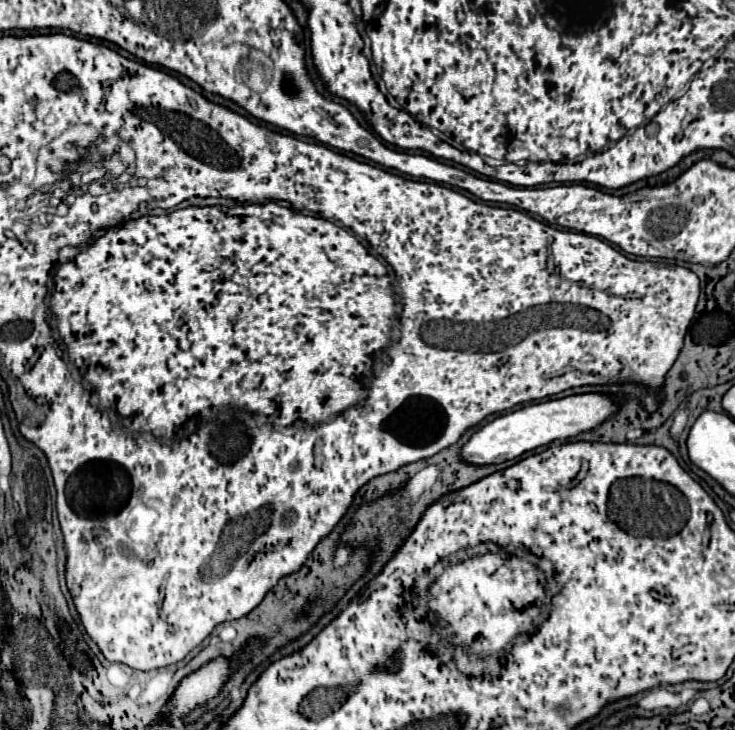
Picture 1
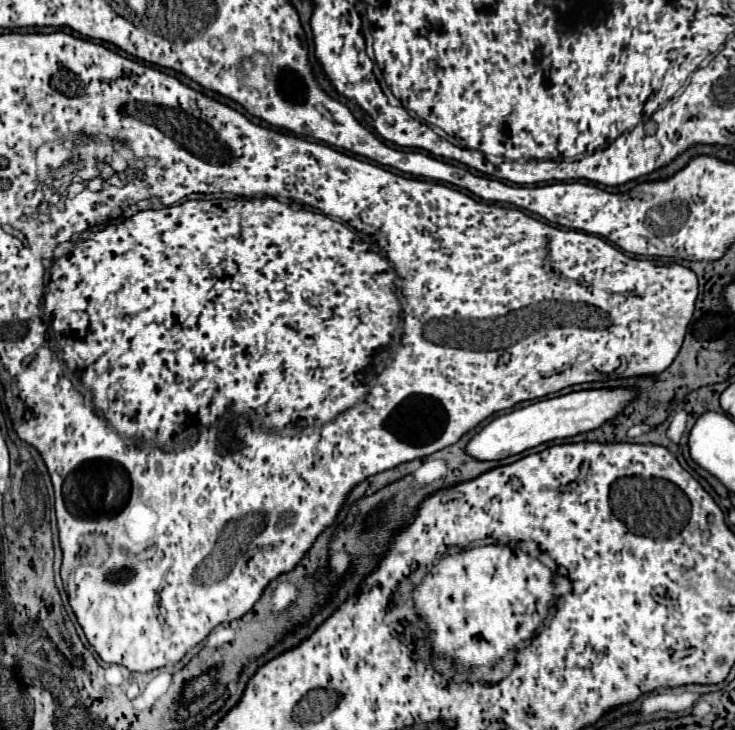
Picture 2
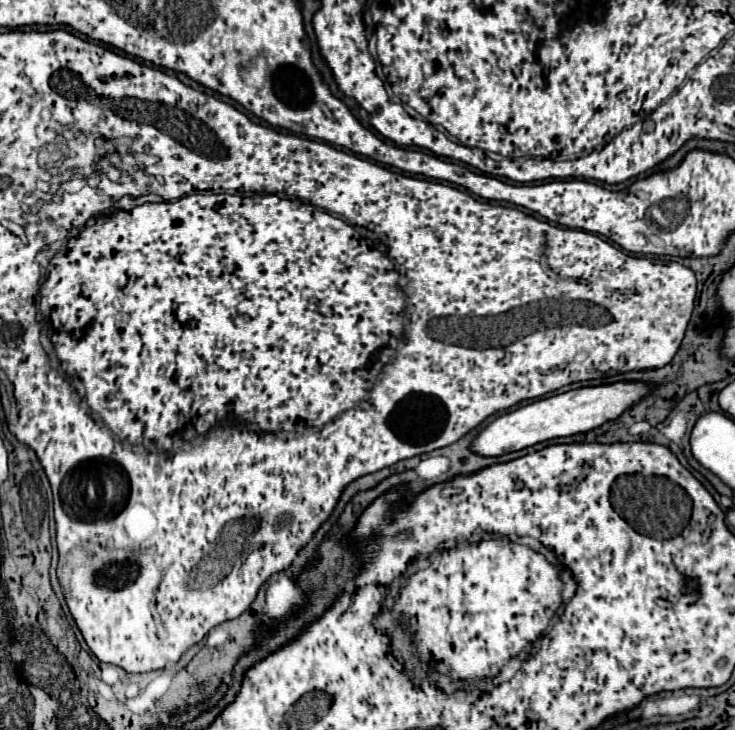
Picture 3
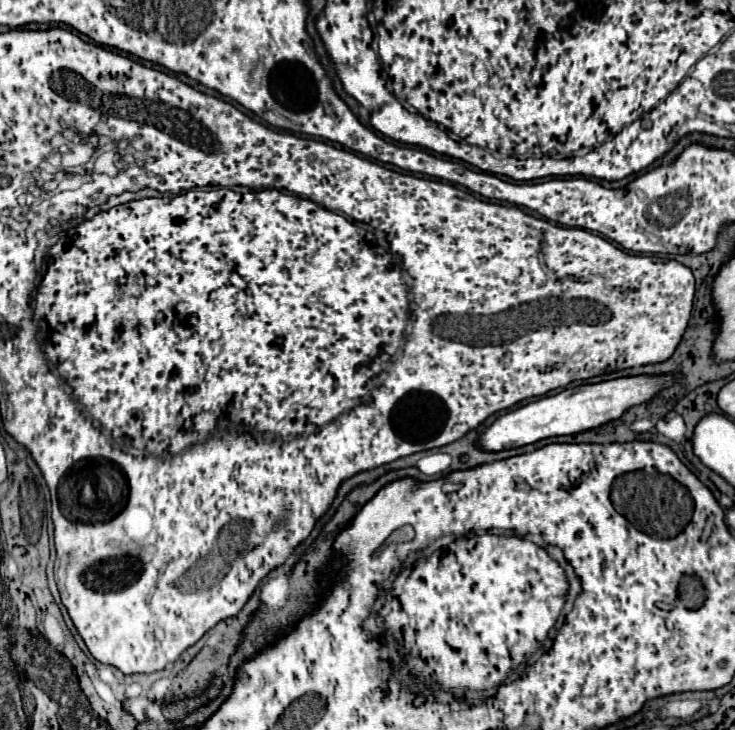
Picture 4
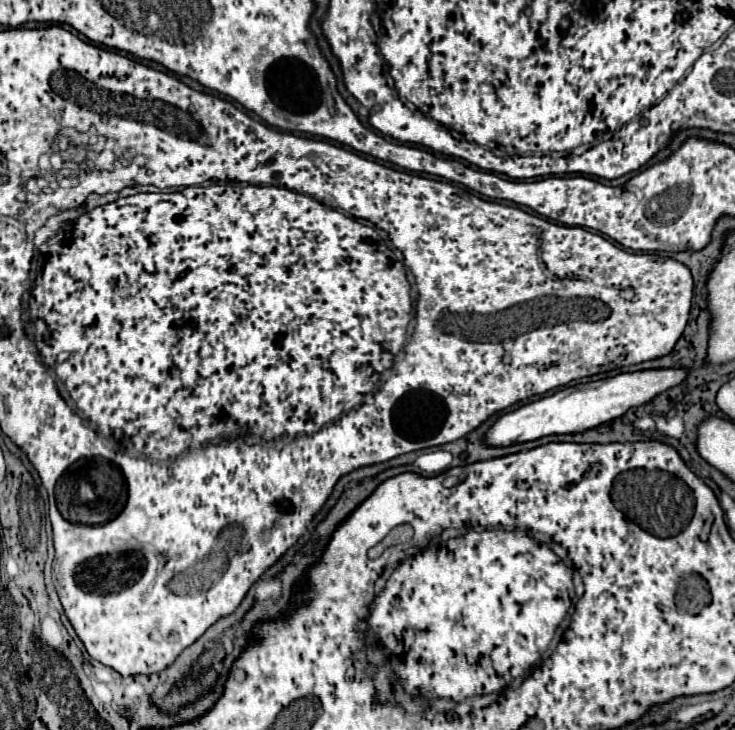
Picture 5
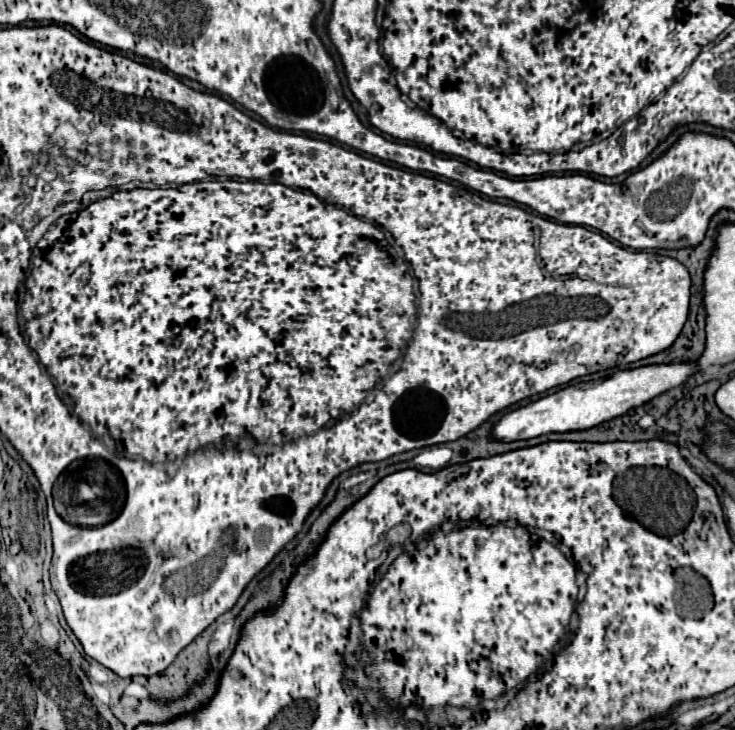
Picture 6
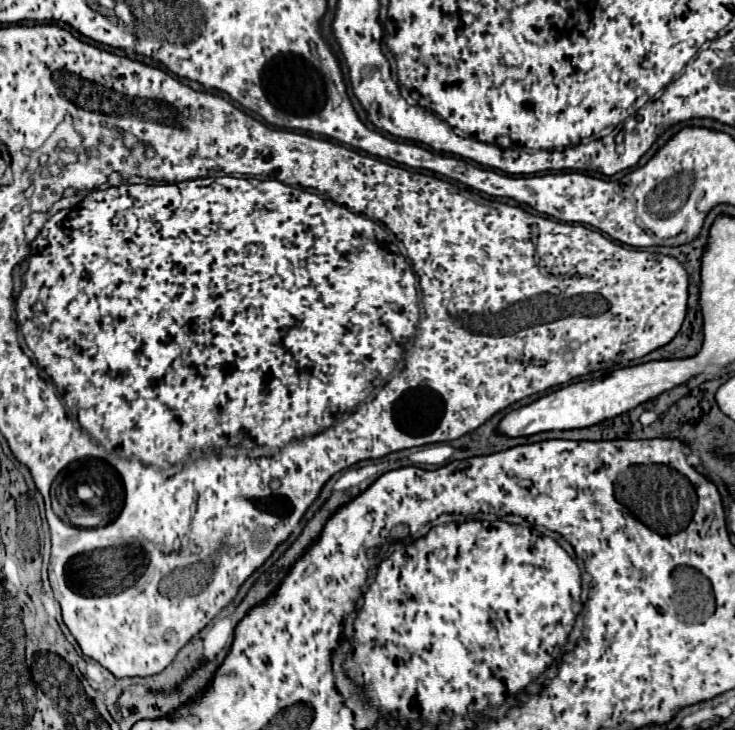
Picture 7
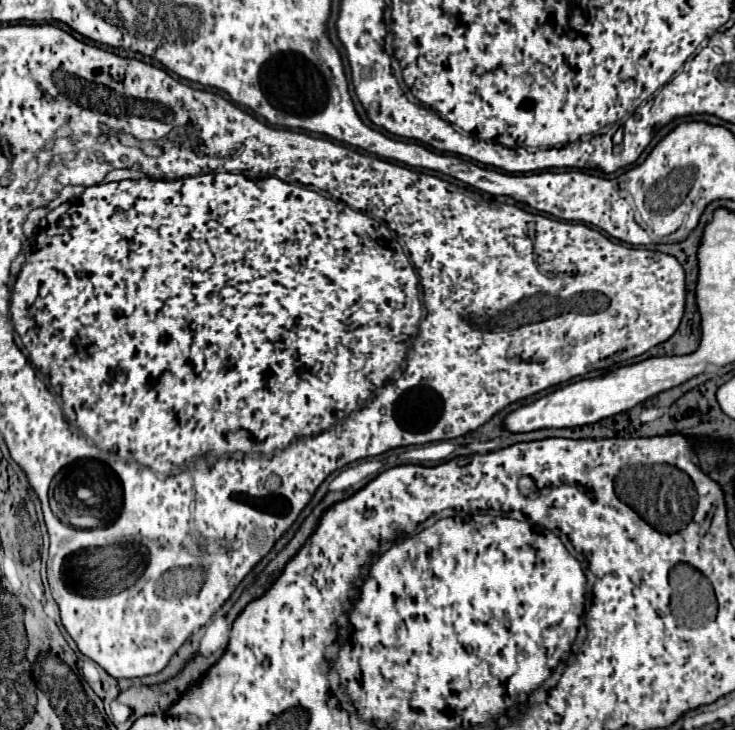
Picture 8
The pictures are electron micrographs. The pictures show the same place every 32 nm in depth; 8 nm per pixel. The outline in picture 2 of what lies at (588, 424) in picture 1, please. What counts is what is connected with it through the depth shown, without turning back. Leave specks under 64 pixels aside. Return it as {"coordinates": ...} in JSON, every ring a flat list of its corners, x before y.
{"coordinates":[[616,388,616,390,582,390,582,392,570,392,566,396,546,398,540,402,534,402,530,406,522,406,518,410,512,410,508,414,496,416,488,426,484,426,480,432,472,436,472,440,466,444,466,454,474,460,494,460,500,462,508,456,520,454,524,450,530,450,534,446,546,444,550,440,558,438,570,438,580,432,594,430,602,426,606,420,612,420,622,412,622,408,634,398,634,390]]}

